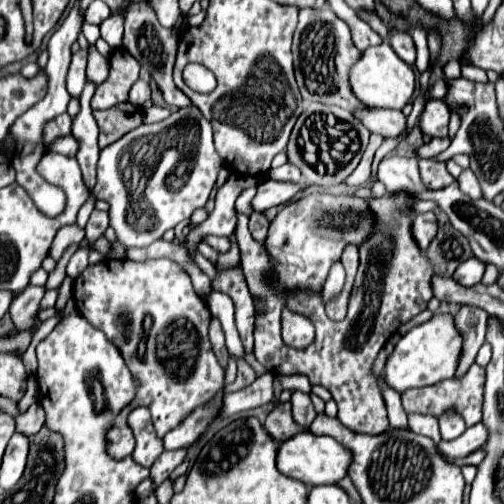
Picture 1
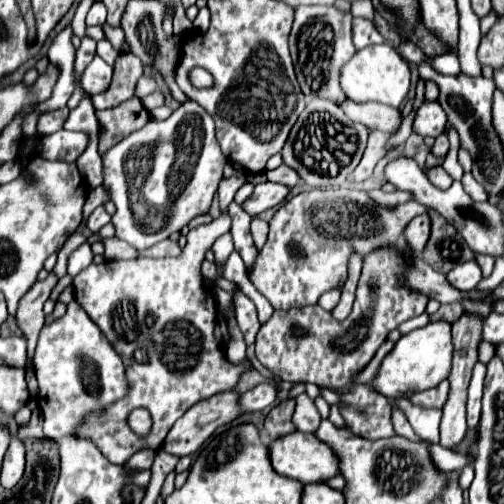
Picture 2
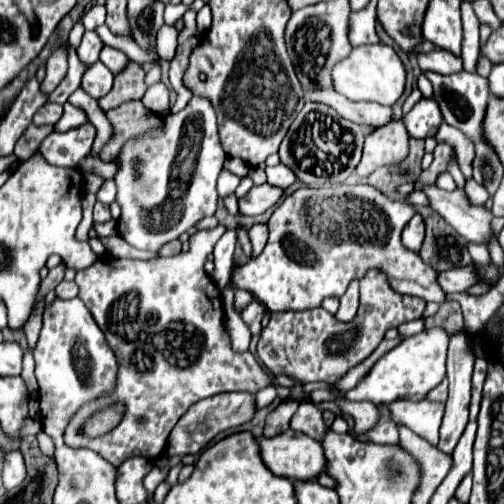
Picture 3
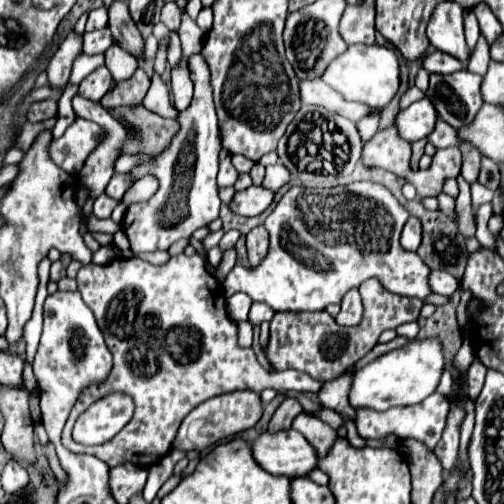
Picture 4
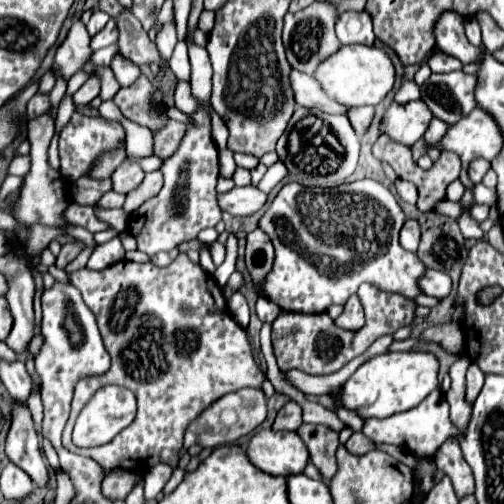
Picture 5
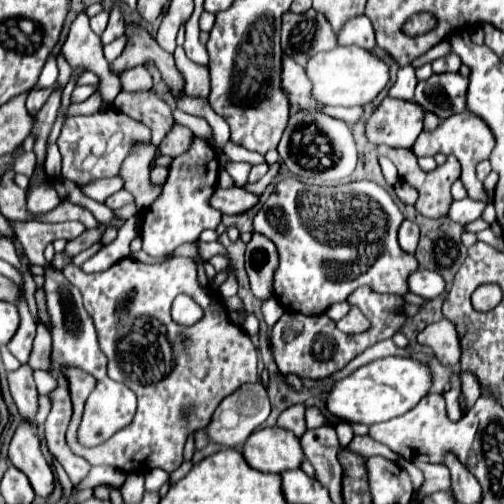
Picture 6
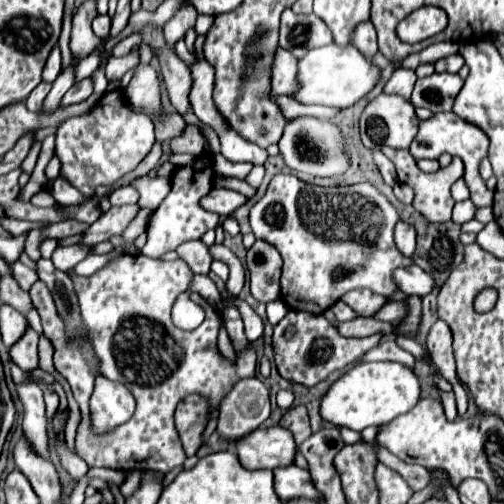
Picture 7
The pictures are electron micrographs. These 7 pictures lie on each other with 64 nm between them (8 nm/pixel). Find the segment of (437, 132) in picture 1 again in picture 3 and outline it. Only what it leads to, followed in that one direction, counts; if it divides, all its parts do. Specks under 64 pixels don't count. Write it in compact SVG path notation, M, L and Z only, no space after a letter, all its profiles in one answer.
M422 98L406 116L404 126L408 130L408 136L412 138L428 138L434 136L442 124L442 112L436 104L436 100Z

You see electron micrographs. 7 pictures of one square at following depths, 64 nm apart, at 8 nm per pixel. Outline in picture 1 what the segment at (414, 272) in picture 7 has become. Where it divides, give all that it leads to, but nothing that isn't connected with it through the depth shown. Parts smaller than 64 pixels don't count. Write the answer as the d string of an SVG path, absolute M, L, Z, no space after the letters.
M468 258L466 262L462 262L456 268L456 272L454 272L452 278L458 280L460 284L464 284L464 286L474 286L474 284L478 284L482 280L484 270L486 270L484 262L480 262L478 258Z

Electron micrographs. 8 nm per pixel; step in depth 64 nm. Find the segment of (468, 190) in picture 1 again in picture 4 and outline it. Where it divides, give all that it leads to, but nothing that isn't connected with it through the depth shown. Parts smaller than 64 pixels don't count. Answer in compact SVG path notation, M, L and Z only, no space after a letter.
M472 182L472 184L470 184L470 194L472 194L472 208L474 208L474 210L478 210L482 204L490 202L492 196L494 196L492 190L484 188L484 186L478 184L478 182Z

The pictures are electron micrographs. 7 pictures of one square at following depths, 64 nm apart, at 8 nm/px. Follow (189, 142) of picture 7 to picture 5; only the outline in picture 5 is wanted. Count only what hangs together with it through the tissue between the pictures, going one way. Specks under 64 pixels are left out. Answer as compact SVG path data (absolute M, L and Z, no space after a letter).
M168 120L166 126L154 130L152 132L152 136L154 136L154 156L168 158L176 150L176 144L180 142L180 136L184 136L184 132L186 132L186 124L176 122L176 120Z

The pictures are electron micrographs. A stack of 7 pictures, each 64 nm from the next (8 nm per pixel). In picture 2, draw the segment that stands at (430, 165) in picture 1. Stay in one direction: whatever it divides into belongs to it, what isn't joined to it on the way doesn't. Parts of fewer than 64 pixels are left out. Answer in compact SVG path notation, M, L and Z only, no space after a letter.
M434 166L434 168L424 168L424 174L428 176L428 180L434 184L434 186L442 186L442 188L448 188L452 184L452 178L450 174L442 168L442 166Z

